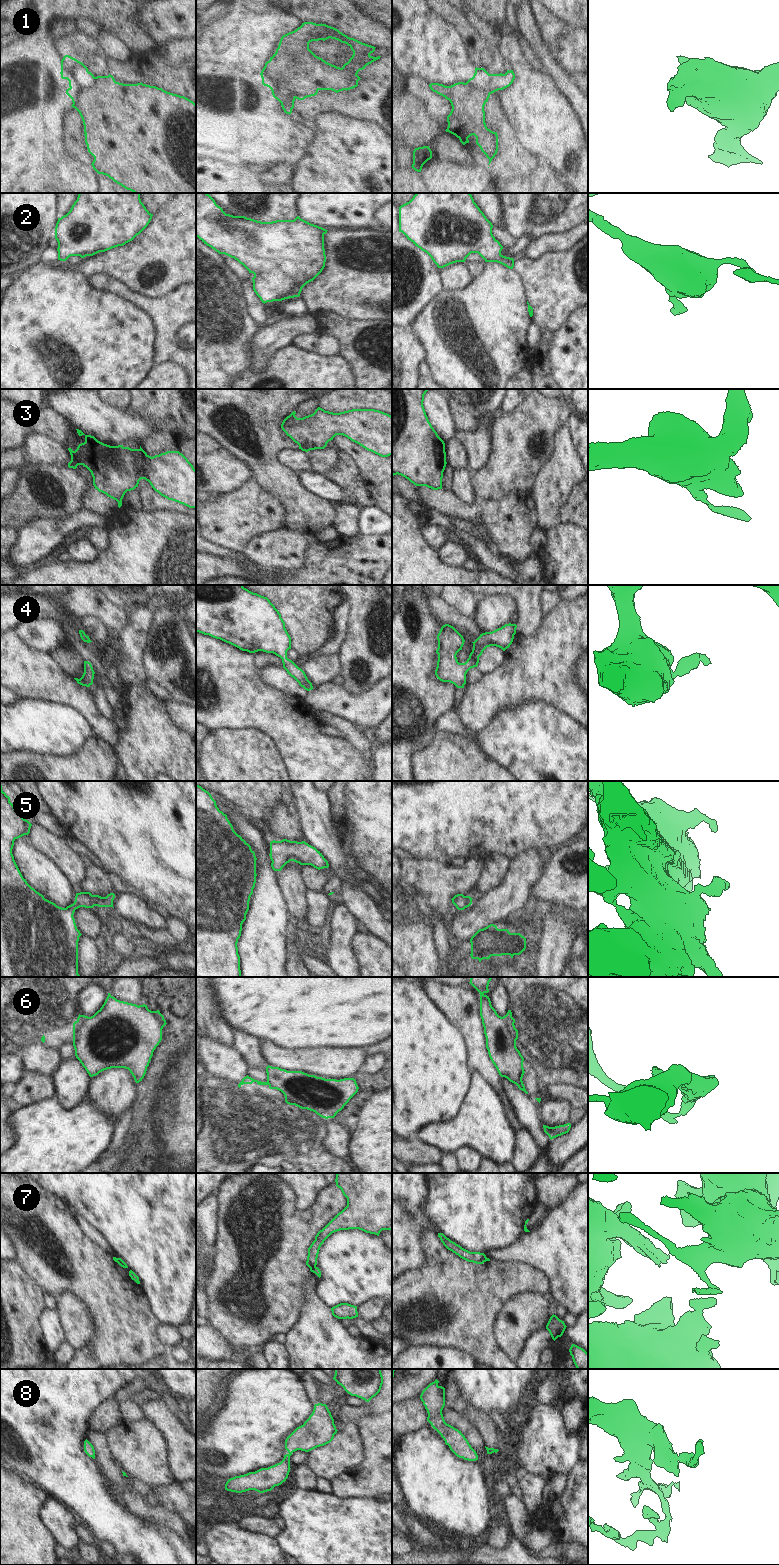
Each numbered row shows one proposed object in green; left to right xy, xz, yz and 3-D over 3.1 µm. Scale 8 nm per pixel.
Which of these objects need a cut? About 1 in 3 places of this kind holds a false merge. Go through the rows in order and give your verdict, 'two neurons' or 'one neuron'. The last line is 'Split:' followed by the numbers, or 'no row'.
1: two neurons
2: one neuron
3: one neuron
4: one neuron
5: one neuron
6: two neurons
7: two neurons
8: one neuron
Split: 1, 6, 7

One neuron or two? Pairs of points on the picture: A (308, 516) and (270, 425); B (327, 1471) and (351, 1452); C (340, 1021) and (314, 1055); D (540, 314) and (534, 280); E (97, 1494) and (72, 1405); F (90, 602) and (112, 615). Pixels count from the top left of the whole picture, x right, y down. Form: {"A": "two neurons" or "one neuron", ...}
{"A": "one neuron", "B": "one neuron", "C": "two neurons", "D": "one neuron", "E": "one neuron", "F": "one neuron"}

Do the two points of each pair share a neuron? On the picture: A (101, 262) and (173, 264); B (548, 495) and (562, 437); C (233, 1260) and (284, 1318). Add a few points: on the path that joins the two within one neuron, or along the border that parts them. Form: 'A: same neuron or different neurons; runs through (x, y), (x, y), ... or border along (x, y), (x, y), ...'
A: same neuron; runs through (119, 262), (150, 262), (155, 260)
B: same neuron; runs through (555, 481), (562, 470), (562, 451)
C: same neuron; runs through (219, 1287), (217, 1302), (239, 1319), (257, 1325)

